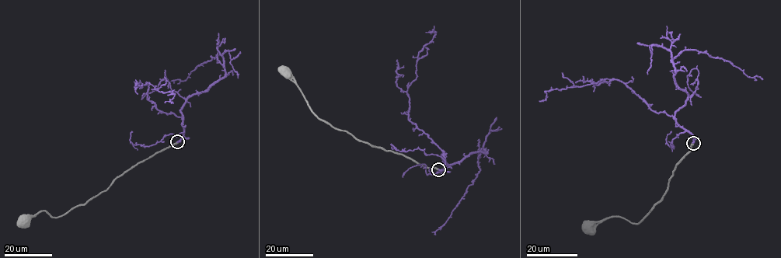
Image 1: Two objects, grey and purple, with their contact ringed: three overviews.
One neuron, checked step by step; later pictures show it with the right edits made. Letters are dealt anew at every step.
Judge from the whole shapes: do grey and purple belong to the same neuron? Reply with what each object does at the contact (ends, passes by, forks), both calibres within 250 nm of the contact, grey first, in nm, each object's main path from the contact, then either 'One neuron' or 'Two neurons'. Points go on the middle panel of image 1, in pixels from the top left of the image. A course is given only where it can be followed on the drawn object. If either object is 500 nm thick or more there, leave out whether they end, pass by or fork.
At the ring grey ends. At the ring purple ends. Thickness 440 nm (grey) against 400 nm. Course of grey: (439, 169), (426, 167), (403, 155), (372, 146), (319, 118), (294, 78), (287, 72). Course of purple: (439, 169), (444, 169), (444, 152), (441, 158), (449, 165), (486, 151), (459, 203), (431, 231). One neuron

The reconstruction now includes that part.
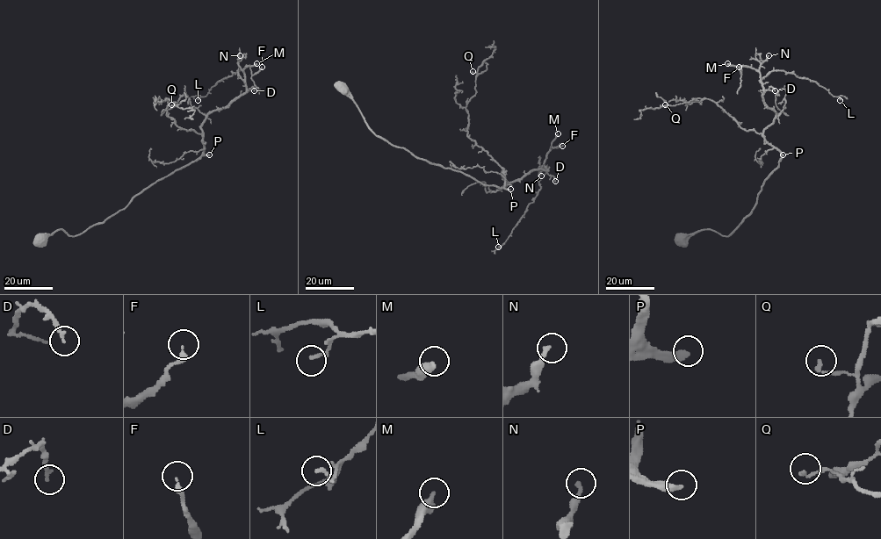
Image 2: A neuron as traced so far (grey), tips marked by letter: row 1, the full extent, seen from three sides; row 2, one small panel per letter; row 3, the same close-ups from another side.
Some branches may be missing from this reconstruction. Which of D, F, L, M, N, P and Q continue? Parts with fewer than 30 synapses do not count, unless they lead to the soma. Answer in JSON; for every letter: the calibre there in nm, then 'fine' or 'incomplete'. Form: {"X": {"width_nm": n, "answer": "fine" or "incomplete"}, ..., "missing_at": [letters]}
{"D": {"width_nm": 180, "answer": "fine"}, "F": {"width_nm": 240, "answer": "fine"}, "L": {"width_nm": 140, "answer": "fine"}, "M": {"width_nm": 400, "answer": "incomplete"}, "N": {"width_nm": 220, "answer": "fine"}, "P": {"width_nm": 320, "answer": "incomplete"}, "Q": {"width_nm": 180, "answer": "fine"}, "missing_at": ["M", "P"]}

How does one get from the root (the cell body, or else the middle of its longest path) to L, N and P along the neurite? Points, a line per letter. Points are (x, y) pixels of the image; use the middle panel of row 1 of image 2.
L: (343, 88), (376, 135), (484, 184), (502, 188), (503, 169), (510, 183), (546, 169), (498, 247)
N: (343, 88), (376, 135), (419, 158), (500, 188), (503, 169), (509, 183), (546, 170), (544, 165), (541, 176)
P: (343, 88), (366, 125), (376, 135), (419, 158), (464, 173), (487, 185), (510, 189)

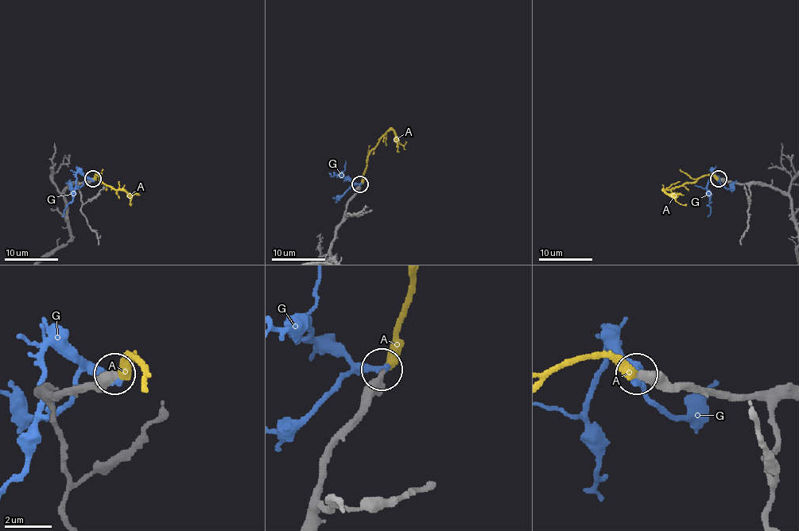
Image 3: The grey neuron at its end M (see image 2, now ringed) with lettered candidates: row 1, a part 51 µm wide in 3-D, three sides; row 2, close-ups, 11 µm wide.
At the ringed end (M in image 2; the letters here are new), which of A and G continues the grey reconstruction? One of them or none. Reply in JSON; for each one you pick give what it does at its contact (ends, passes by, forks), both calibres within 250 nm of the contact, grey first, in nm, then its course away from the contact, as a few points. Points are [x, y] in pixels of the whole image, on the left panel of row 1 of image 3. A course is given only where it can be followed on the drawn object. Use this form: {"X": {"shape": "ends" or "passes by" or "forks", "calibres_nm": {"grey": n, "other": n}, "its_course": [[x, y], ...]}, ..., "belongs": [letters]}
{"belongs": []}

